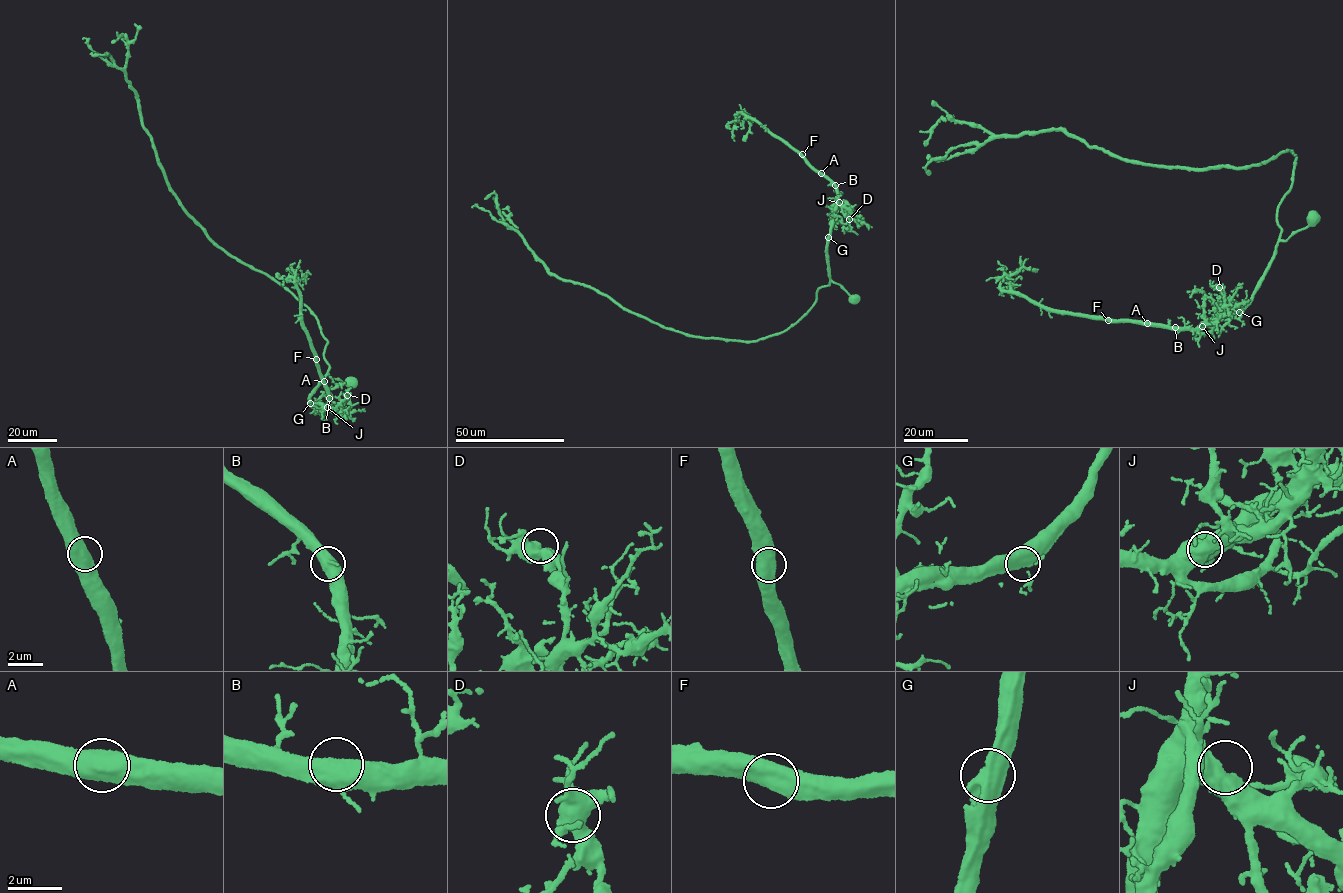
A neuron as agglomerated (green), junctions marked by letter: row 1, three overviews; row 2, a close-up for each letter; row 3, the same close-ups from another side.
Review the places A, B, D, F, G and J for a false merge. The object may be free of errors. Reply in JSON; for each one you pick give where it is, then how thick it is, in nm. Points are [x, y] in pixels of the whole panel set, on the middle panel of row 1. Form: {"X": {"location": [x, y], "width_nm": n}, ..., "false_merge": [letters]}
{"false_merge": []}

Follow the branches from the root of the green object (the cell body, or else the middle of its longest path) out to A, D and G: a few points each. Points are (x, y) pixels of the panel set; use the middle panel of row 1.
A: (854, 299), (830, 277), (827, 247), (836, 187), (821, 173)
D: (854, 299), (831, 280), (827, 250), (836, 205), (843, 205), (857, 216), (849, 219)
G: (854, 299), (831, 280), (828, 237)

